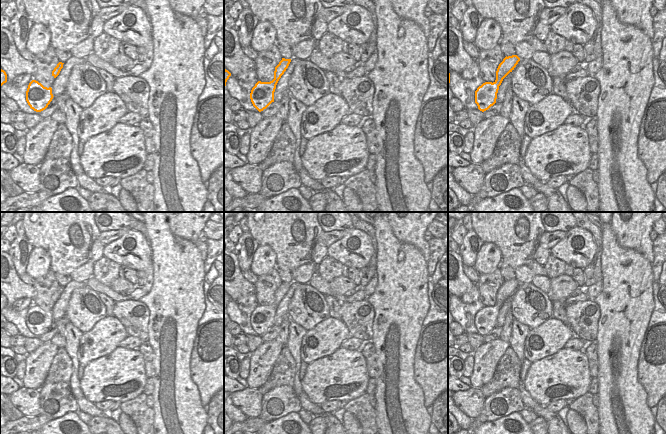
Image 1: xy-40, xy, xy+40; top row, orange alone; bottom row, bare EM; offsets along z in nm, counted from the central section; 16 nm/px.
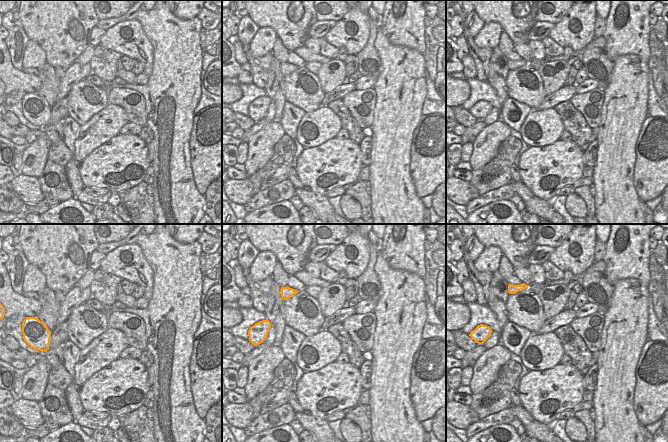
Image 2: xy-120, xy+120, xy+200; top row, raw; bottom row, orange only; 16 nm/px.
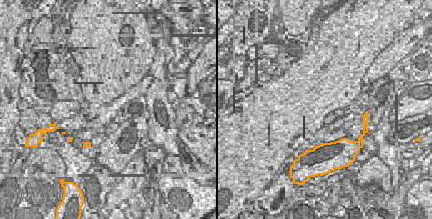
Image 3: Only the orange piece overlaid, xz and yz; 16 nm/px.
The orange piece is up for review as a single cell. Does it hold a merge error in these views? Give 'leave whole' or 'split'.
leave whole

